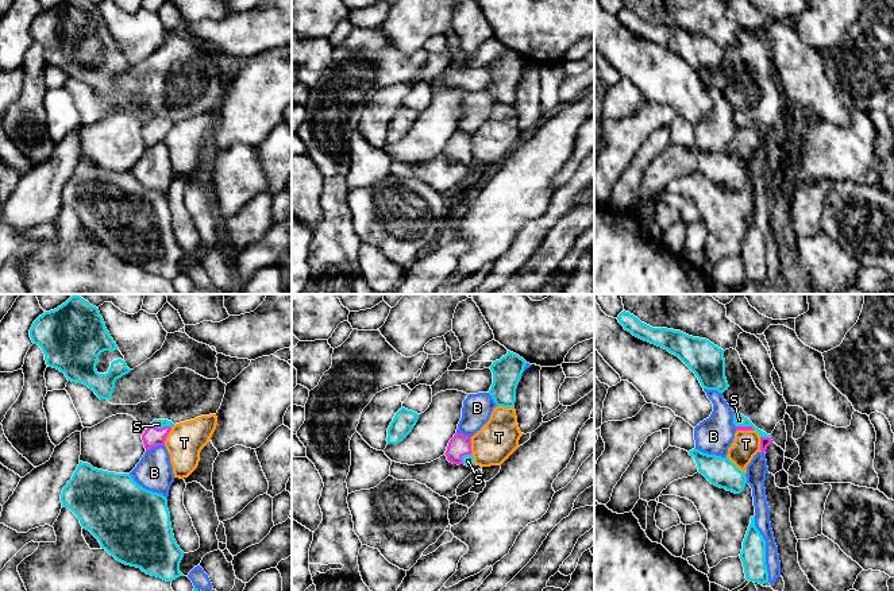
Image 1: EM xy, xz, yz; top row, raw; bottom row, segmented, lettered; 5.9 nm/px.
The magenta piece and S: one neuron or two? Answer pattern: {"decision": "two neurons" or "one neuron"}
{"decision": "one neuron"}

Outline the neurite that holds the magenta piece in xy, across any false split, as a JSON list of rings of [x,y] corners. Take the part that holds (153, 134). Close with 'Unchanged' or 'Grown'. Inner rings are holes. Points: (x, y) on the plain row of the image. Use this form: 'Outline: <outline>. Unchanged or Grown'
Outline: [[[154,117],[142,132],[146,148],[158,143],[165,143],[166,135],[174,121],[167,117]]]. Grown

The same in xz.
Outline: [[[455,131],[450,138],[444,152],[452,162],[465,162],[467,165],[471,165],[475,162],[471,151],[471,135],[462,131]]]. Grown

